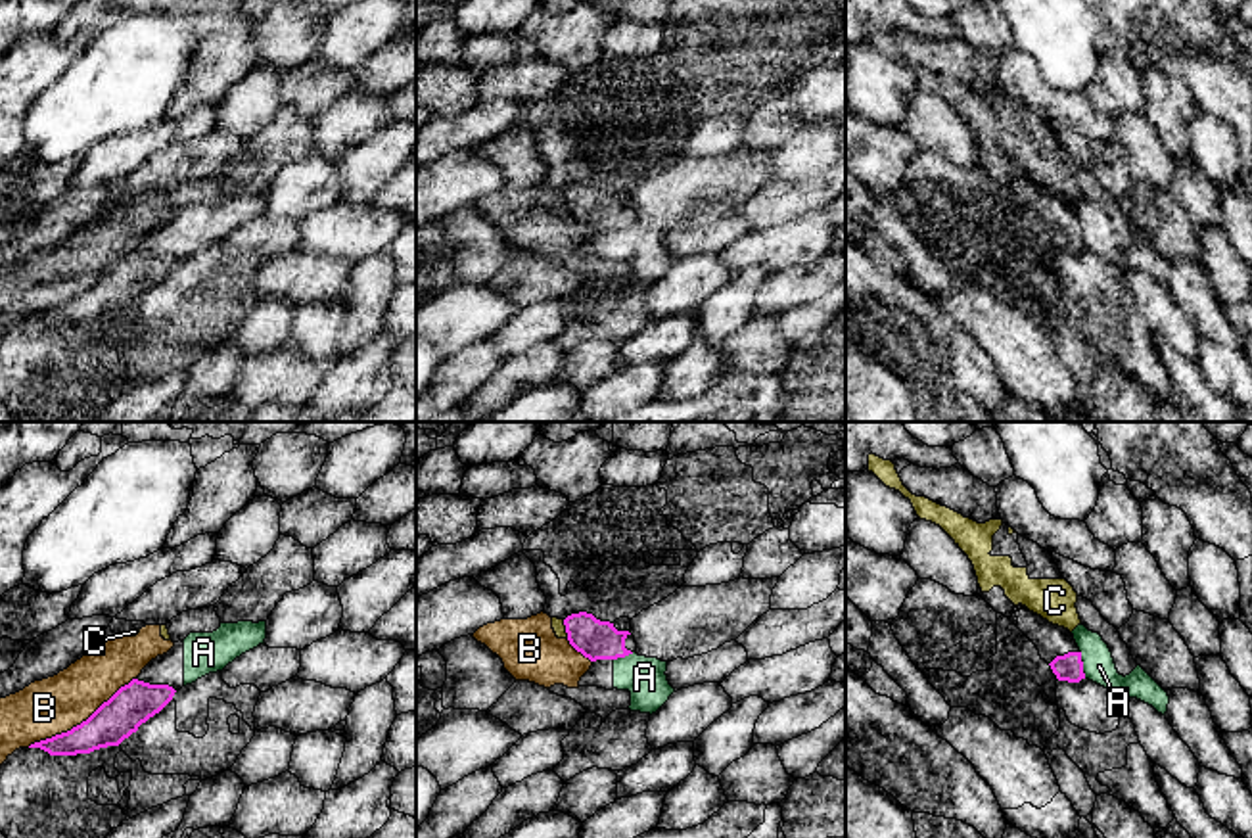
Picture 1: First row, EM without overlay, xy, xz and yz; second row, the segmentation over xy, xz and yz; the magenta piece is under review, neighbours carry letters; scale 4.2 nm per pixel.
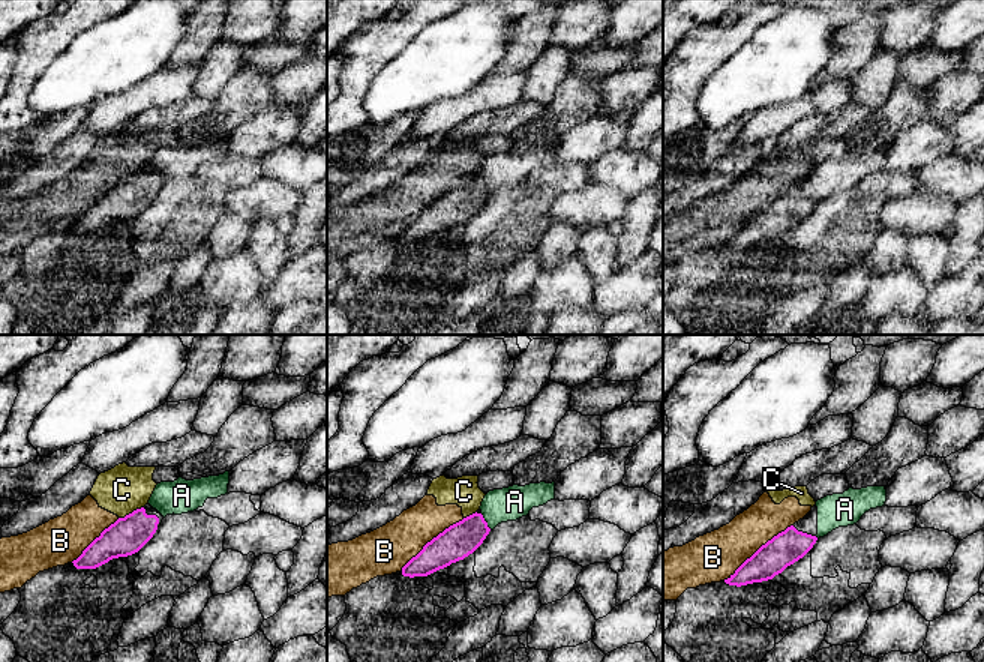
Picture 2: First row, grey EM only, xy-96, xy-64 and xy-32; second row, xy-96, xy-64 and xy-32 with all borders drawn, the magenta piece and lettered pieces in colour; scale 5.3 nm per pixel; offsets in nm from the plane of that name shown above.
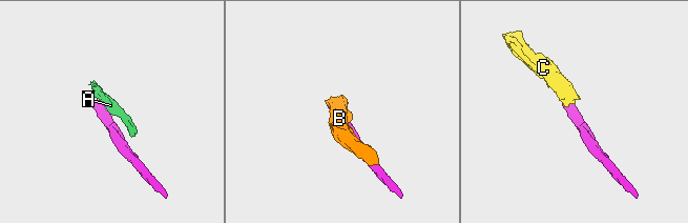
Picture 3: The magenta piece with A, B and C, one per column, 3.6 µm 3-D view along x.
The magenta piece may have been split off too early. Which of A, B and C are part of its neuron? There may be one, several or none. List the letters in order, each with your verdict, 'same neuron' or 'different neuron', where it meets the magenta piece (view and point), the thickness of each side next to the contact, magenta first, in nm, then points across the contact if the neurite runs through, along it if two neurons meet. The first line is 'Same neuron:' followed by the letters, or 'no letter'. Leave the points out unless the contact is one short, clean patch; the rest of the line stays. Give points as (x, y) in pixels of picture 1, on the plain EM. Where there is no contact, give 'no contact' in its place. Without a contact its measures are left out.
Same neuron: no letter
A: different neuron; meets magenta in yz at (1082, 234); 110 nm thick on the magenta side, 130 nm on the other; border along yz (1080, 221), (1086, 248)
B: different neuron; meets magenta in xy at (83, 292); 180 nm thick on the magenta side, 240 nm on the other
C: different neuron; meets magenta in xz at (566, 200); 170 nm thick on the magenta side, 50 nm on the other; border along xz (562, 190), (568, 208)

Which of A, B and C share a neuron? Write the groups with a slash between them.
A / B C

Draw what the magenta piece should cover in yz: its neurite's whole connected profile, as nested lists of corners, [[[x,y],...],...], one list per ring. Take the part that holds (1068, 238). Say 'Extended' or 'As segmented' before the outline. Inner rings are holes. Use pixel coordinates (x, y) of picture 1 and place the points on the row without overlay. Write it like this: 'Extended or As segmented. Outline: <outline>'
Extended. Outline: [[[1014,178],[1018,199],[1037,217],[1058,251],[1079,253],[1085,249],[1081,222],[1074,205],[1058,196],[1047,194],[1030,180]]]

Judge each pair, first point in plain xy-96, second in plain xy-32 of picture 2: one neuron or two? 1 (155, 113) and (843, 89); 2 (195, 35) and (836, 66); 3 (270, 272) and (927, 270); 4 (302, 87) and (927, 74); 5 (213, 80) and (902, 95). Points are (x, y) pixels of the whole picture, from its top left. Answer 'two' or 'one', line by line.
1: two
2: one
3: one
4: two
5: two

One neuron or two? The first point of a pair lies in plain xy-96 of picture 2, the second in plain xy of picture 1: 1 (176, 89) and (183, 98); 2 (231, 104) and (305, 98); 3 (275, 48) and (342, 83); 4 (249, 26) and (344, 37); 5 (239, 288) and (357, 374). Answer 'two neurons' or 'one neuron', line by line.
1: two neurons
2: two neurons
3: one neuron
4: two neurons
5: two neurons

